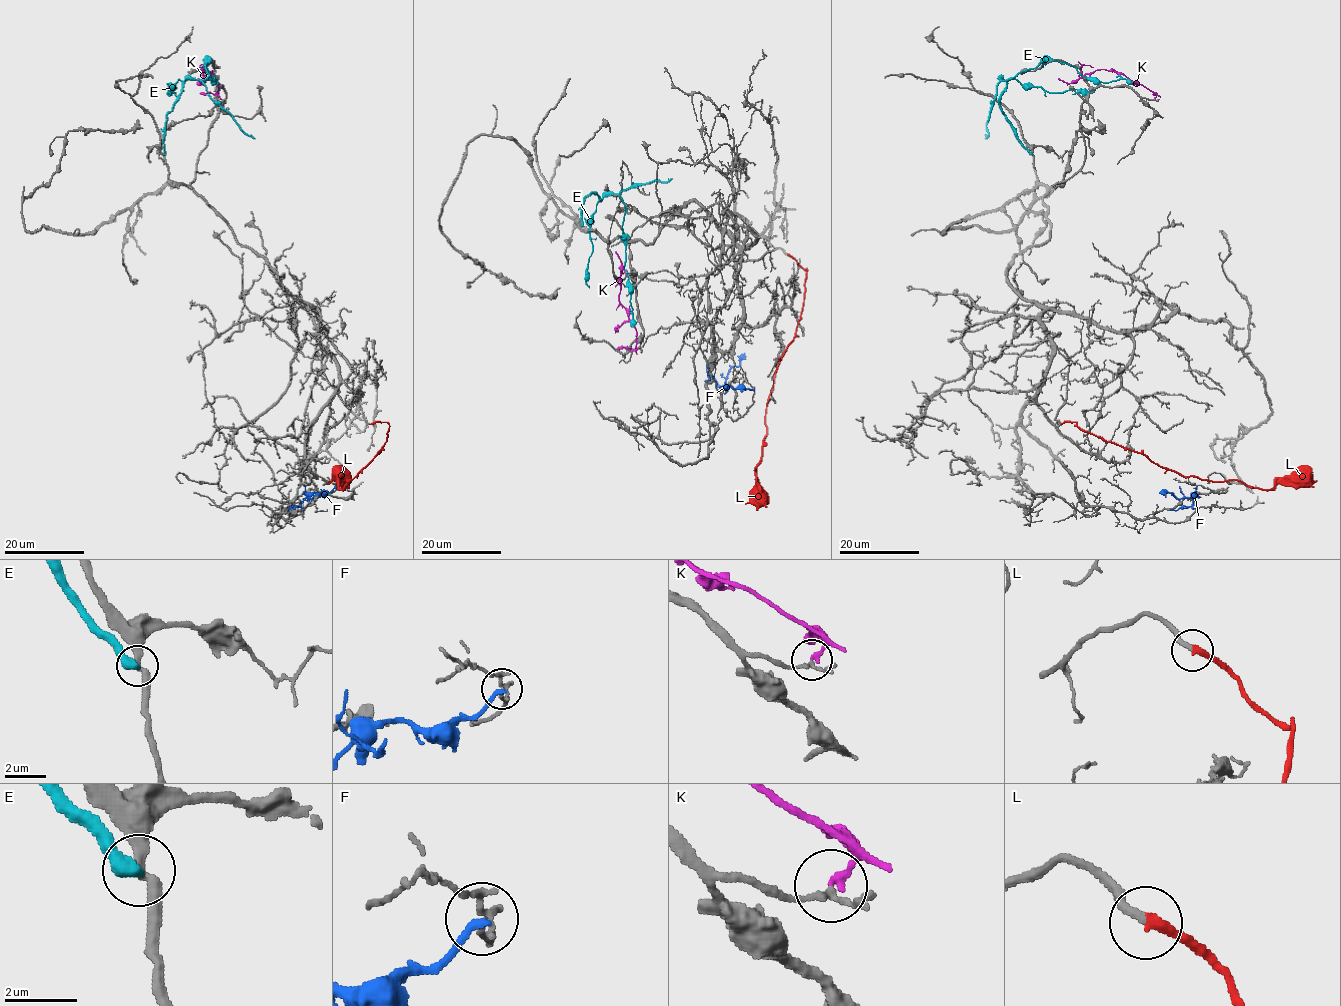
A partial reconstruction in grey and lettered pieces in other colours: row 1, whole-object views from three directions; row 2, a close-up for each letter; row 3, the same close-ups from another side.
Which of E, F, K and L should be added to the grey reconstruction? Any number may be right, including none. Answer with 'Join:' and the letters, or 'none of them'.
Join: L

